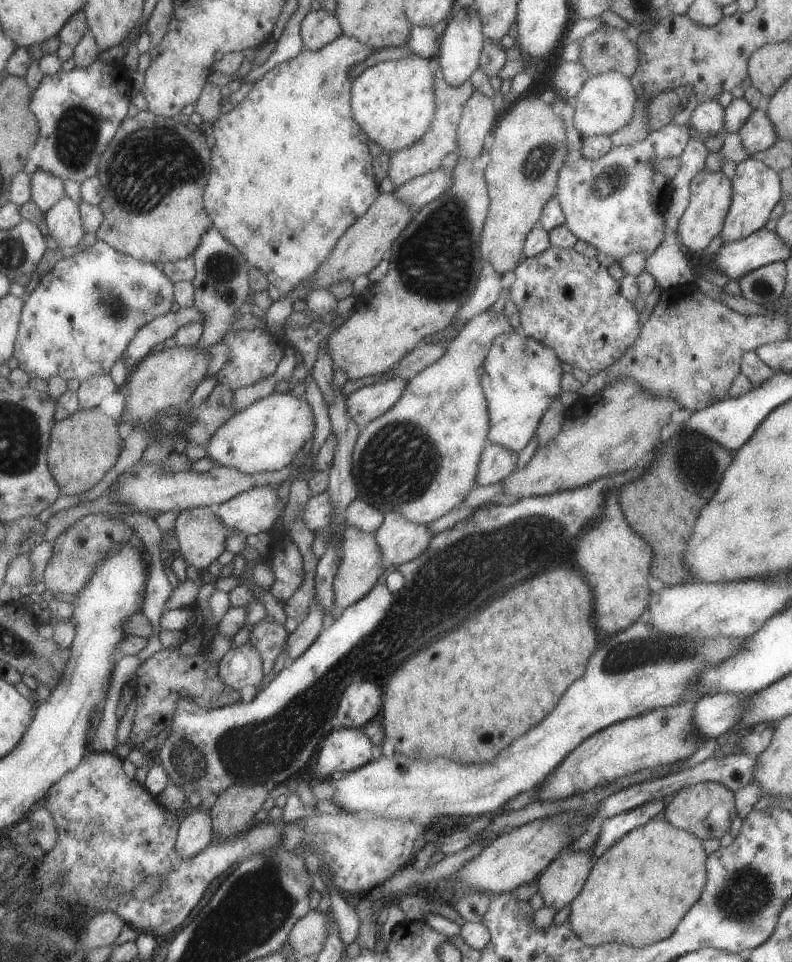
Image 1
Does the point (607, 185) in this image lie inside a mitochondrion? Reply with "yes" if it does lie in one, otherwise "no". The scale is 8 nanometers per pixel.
yes

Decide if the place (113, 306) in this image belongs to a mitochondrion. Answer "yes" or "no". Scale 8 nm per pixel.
yes

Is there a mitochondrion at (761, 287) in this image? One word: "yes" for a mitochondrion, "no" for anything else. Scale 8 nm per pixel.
yes

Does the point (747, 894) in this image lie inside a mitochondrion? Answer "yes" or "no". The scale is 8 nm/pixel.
yes

